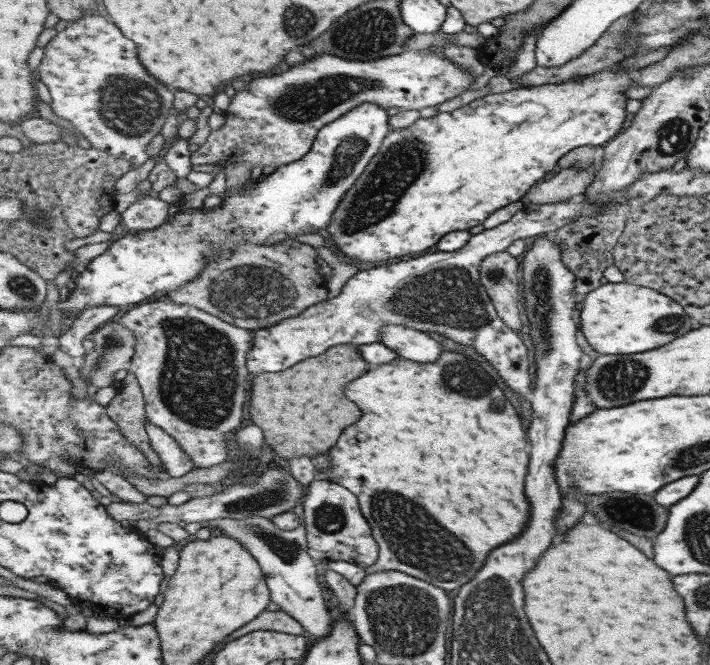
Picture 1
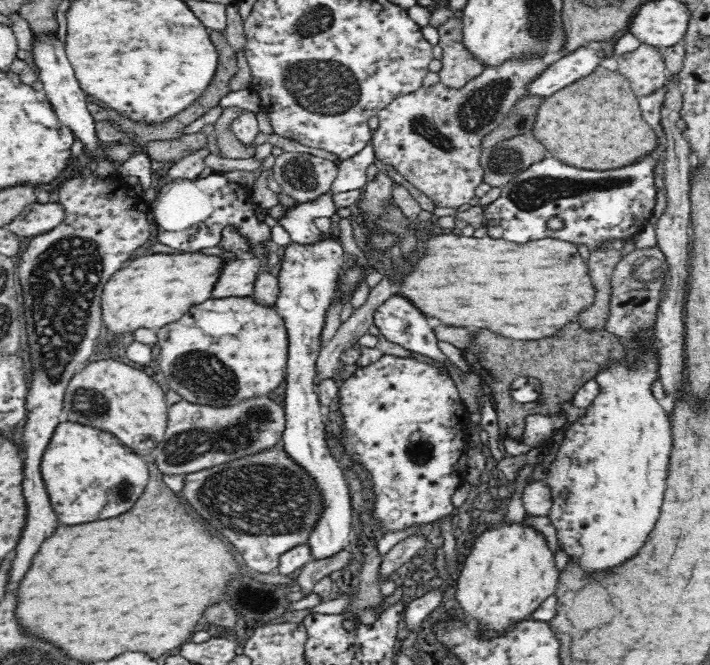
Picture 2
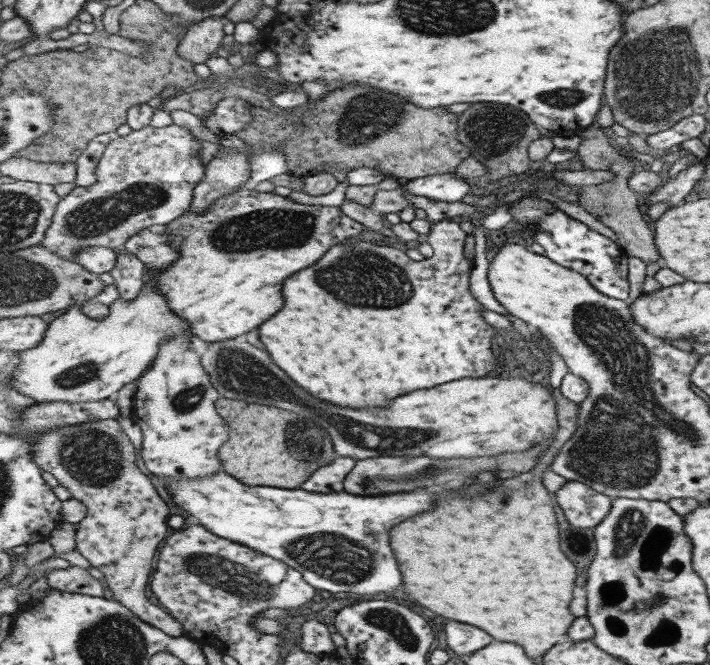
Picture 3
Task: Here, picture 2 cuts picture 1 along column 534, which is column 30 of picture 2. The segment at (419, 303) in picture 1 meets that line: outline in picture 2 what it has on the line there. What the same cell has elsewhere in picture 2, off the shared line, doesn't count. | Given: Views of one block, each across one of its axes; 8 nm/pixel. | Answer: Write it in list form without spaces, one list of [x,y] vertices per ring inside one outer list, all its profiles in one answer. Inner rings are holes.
[[[56,202],[46,204],[34,203],[24,209],[10,224],[7,229],[14,231],[18,236],[41,236],[46,234],[64,220],[65,210]]]

